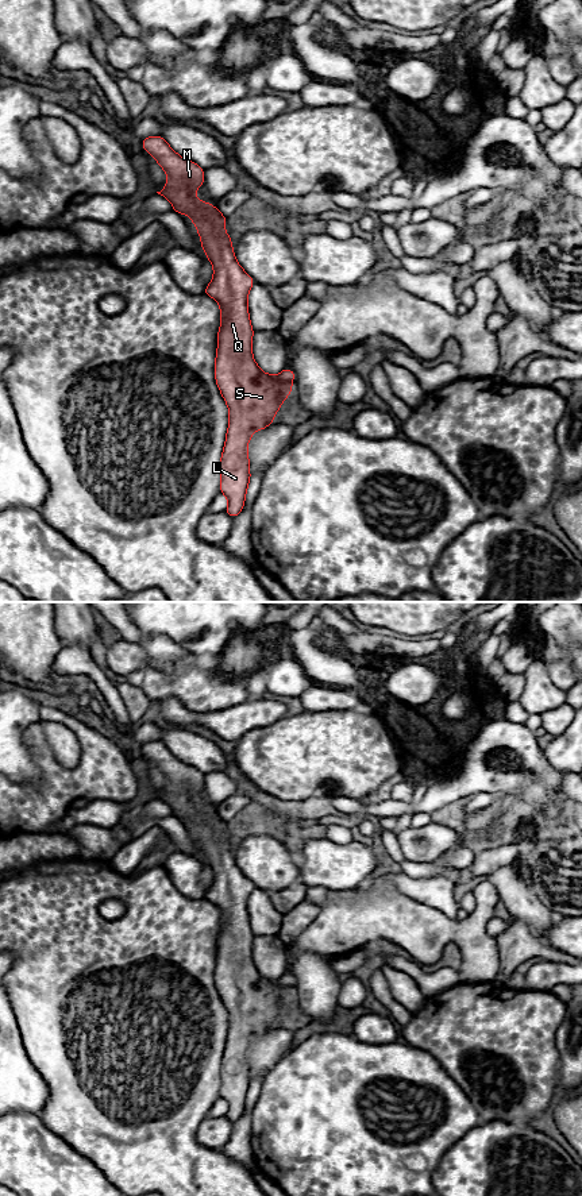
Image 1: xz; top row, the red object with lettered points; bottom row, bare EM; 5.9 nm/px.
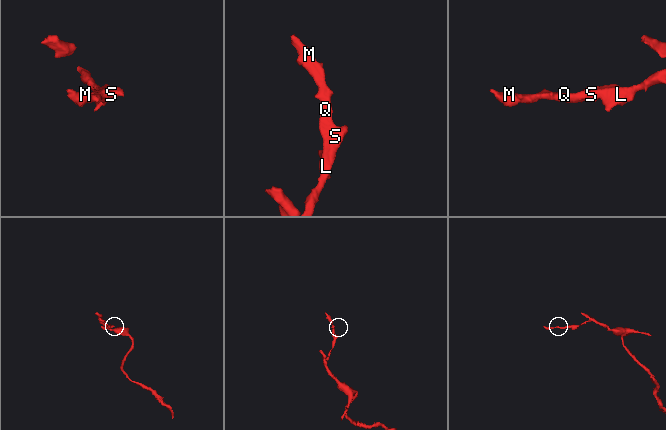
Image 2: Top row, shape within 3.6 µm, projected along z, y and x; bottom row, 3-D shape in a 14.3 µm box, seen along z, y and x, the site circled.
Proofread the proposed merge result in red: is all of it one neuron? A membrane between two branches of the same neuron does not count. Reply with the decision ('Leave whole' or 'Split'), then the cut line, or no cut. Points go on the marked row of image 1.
Leave whole. No split

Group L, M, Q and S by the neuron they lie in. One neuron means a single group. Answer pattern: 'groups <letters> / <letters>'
groups L M Q S

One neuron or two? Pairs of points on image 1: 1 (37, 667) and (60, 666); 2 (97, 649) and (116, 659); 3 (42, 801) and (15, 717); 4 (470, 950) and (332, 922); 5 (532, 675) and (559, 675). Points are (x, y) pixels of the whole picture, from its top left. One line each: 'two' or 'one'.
1: two
2: two
3: two
4: one
5: two

